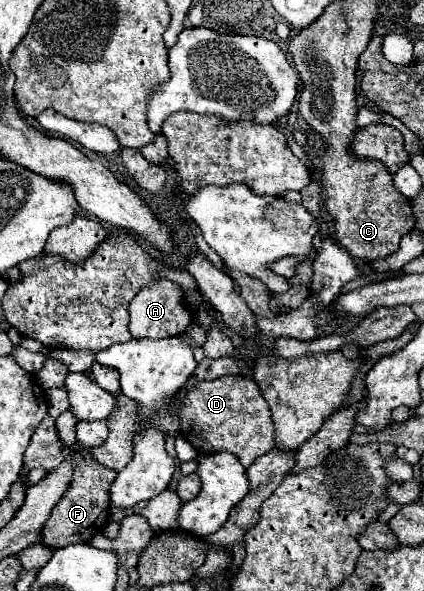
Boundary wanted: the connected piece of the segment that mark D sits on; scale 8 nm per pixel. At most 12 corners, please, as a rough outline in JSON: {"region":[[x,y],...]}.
{"region":[[249,375],[201,381],[181,407],[197,453],[243,467],[273,447],[267,401]]}

